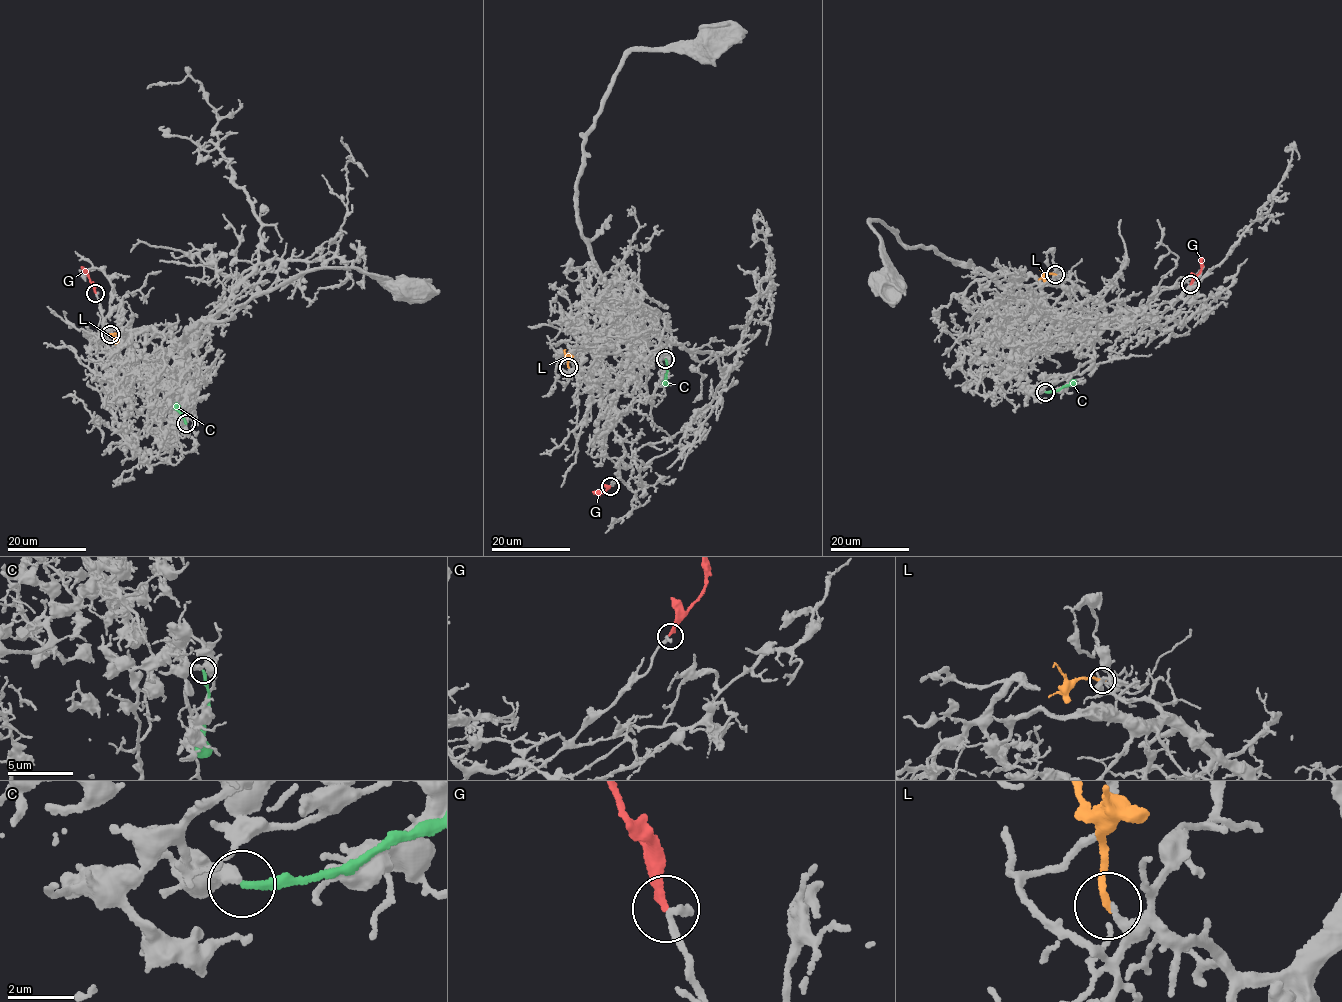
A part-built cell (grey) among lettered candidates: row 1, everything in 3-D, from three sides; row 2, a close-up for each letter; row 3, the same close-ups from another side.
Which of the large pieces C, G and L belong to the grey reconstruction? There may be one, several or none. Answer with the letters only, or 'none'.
G, L

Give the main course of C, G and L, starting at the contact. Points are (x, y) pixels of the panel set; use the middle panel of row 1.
C: (665, 359), (665, 384)
G: (610, 486), (603, 492), (593, 491)
L: (568, 367), (565, 349)

